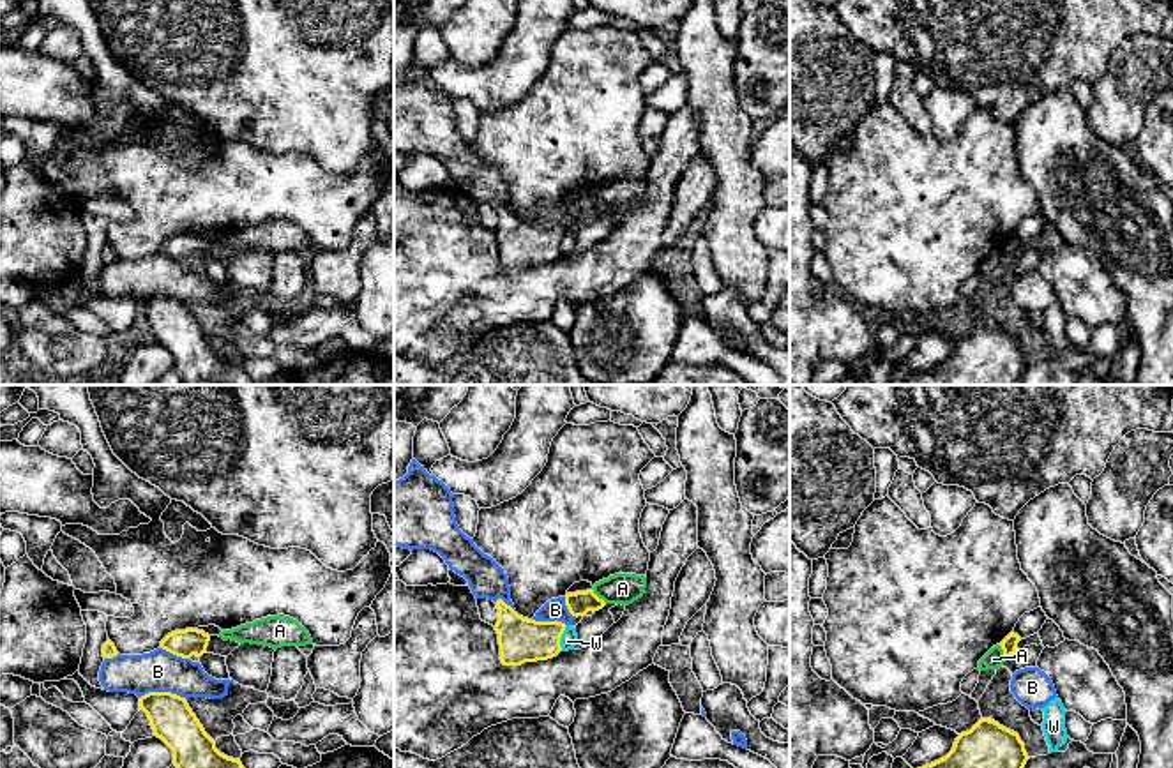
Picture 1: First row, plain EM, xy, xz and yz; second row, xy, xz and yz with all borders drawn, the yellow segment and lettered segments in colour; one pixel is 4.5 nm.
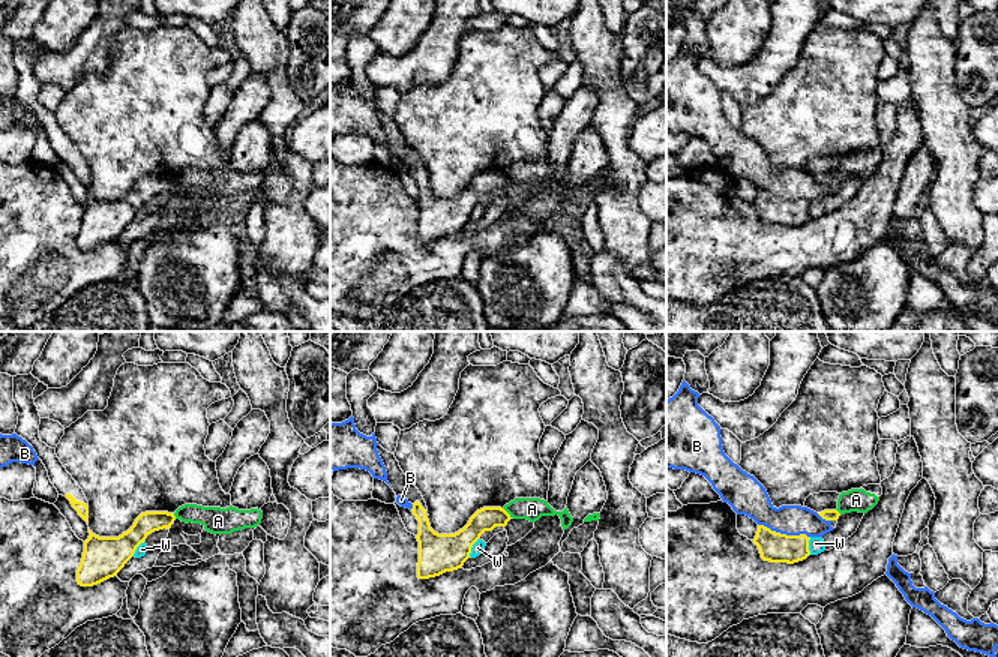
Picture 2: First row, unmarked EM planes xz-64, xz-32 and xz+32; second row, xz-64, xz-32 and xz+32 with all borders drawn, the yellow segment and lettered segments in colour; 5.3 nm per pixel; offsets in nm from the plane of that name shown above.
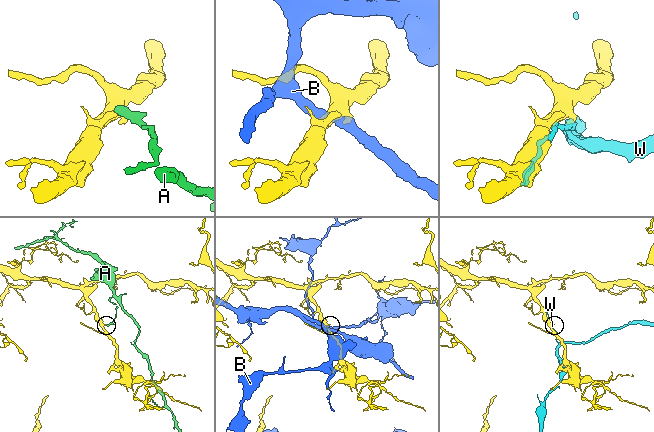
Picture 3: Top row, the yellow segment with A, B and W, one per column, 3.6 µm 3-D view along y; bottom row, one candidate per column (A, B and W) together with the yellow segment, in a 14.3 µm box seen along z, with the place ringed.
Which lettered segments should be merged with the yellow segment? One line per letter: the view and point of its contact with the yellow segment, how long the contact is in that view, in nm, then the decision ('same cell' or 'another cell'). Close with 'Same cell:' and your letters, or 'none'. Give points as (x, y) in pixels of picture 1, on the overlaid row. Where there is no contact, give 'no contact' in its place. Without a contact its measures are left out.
A: xz (597, 597) | 100 nm | another cell
B: xy (163, 692) | 220 nm | another cell
W: xz (560, 636) | 120 nm | another cell
Same cell: none

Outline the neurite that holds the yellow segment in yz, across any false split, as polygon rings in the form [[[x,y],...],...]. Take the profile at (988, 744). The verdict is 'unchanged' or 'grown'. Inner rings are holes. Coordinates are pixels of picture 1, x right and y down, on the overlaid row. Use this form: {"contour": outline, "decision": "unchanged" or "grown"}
{"contour": [[[980,719],[956,738],[945,757],[922,768],[1025,768],[1028,759],[1018,733]]], "decision": "unchanged"}

